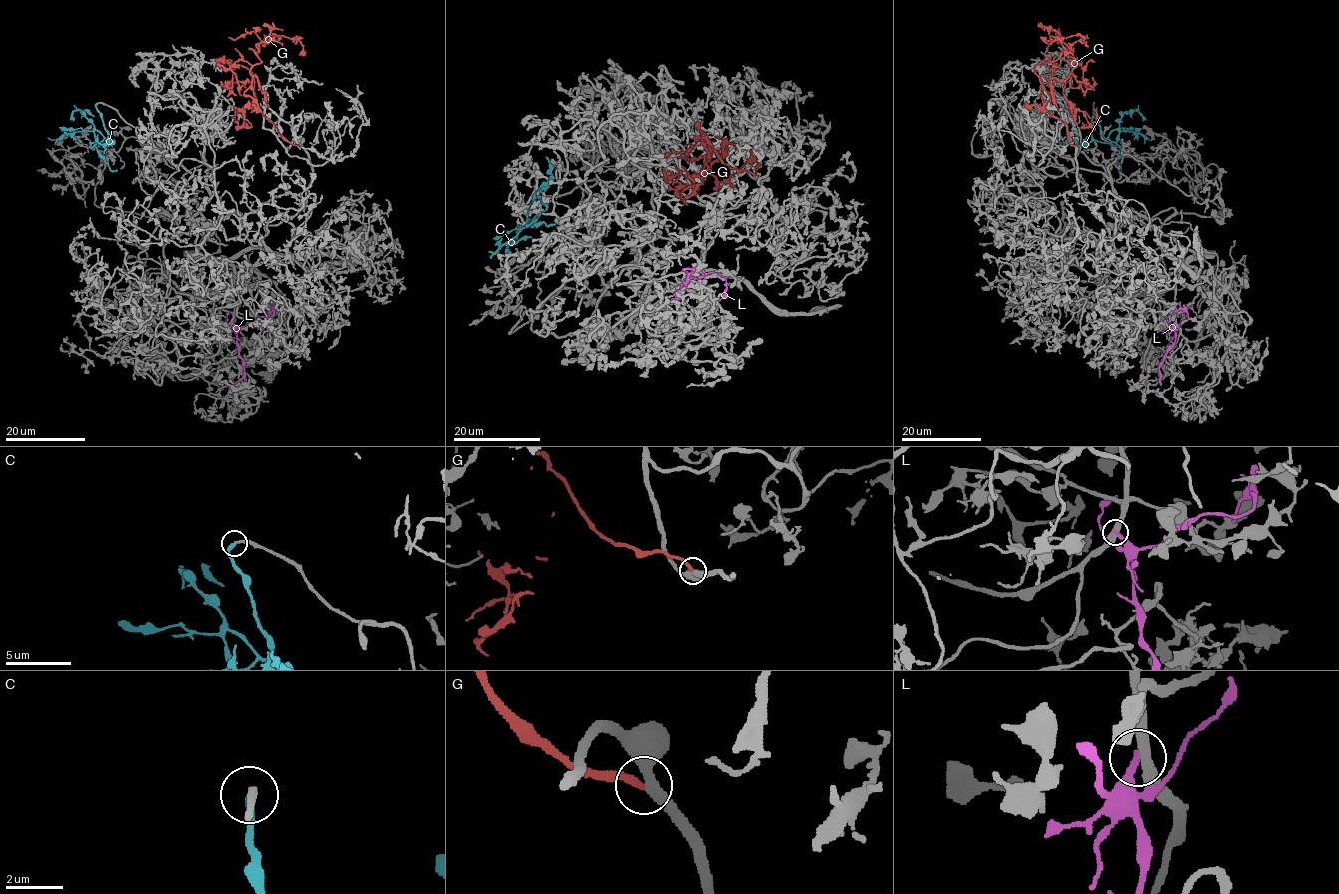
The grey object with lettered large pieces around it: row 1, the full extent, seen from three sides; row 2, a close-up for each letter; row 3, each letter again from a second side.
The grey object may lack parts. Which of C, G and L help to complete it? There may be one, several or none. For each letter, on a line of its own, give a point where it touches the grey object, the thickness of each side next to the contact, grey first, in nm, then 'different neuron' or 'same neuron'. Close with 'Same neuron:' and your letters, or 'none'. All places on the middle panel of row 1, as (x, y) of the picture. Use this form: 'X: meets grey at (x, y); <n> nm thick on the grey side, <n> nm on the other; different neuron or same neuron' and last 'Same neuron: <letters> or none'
C: meets grey at (534, 196); 200 nm thick on the grey side, 240 nm on the other; same neuron
G: meets grey at (755, 176); 360 nm thick on the grey side, 240 nm on the other; same neuron
L: meets grey at (680, 284); 420 nm thick on the grey side, 260 nm on the other; different neuron
Same neuron: C, G

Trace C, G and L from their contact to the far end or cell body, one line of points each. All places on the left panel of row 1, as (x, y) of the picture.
C: (97, 103), (108, 138), (91, 147), (96, 141), (101, 144), (113, 141), (111, 144), (108, 137)
G: (301, 146), (290, 143), (258, 107), (250, 71), (261, 62), (251, 49), (269, 36), (299, 40), (299, 55)
L: (231, 322), (237, 327), (246, 326), (258, 317), (273, 315), (273, 309), (267, 319)

